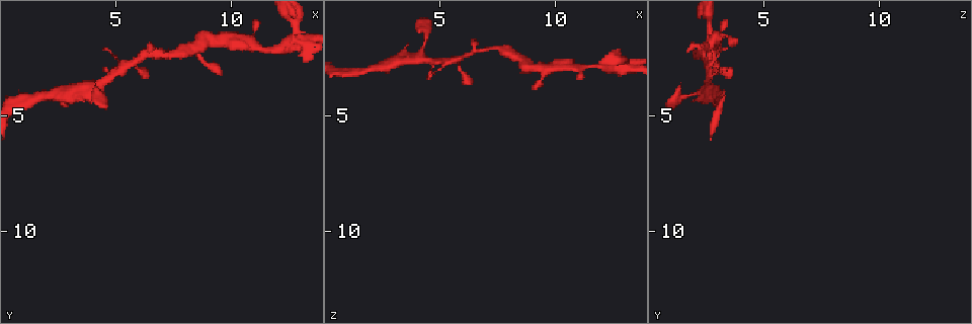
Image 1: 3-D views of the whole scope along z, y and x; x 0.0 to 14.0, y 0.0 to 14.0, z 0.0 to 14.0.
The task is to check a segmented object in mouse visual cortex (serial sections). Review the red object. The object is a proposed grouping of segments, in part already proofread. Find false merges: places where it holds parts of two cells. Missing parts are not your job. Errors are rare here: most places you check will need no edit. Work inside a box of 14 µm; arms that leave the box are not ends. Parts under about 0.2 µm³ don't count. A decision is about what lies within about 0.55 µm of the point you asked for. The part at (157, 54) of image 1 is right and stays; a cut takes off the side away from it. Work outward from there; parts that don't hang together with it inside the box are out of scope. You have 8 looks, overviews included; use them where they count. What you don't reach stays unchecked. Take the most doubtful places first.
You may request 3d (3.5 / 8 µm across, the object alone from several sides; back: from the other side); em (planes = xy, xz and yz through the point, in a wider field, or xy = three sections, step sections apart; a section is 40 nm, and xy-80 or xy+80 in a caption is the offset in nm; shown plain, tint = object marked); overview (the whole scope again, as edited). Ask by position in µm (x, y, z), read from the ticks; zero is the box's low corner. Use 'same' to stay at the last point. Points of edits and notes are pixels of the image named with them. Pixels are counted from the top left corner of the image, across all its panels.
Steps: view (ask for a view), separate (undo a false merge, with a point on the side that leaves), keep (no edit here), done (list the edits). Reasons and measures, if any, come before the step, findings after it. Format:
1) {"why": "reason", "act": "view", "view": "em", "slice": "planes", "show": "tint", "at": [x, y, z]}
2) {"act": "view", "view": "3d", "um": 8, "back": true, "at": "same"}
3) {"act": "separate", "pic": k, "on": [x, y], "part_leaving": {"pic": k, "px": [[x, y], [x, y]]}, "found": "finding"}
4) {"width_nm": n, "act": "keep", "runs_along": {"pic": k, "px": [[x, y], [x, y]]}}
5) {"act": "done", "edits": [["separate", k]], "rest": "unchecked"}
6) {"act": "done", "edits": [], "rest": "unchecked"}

{"why": "a fork", "act": "view", "view": "3d", "um": 3.5, "back": true, "at": [4.2, 3.9, 2.6]}

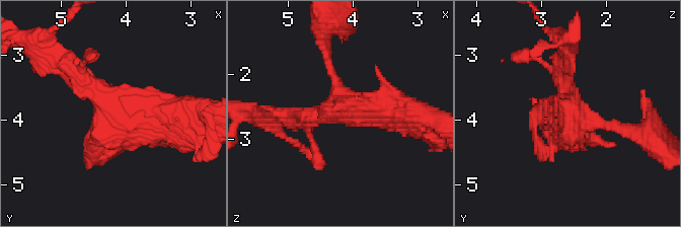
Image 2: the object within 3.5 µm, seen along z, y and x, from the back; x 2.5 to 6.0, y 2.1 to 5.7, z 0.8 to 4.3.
{"why": "shape alone is not enough", "act": "view", "view": "em", "slice": "xy", "step": 2, "show": "plain", "at": [4.15, 3.85, 2.55]}

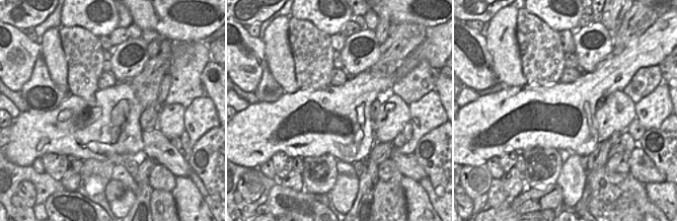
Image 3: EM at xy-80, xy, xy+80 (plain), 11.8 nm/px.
{"why": "where the object lies", "act": "view", "view": "em", "slice": "xy", "step": 2, "show": "tint", "at": "same"}

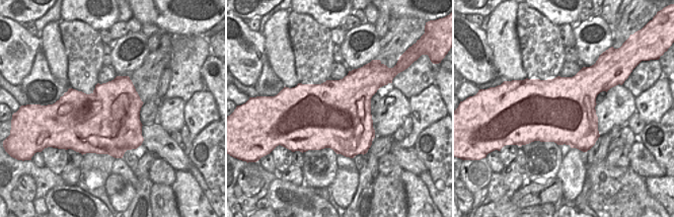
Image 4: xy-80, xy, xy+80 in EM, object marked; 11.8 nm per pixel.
{"act": "keep", "found": "one cell here"}

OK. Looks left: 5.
{"why": "sudden change in width", "act": "view", "view": "3d", "um": 8, "at": [7.8, 2.3, 2.2]}

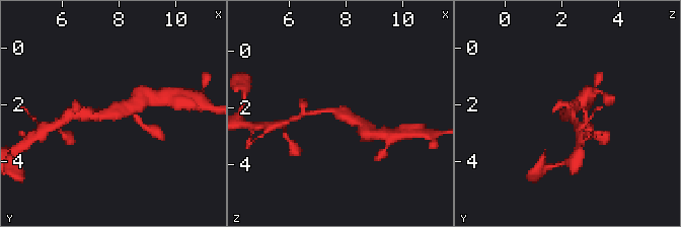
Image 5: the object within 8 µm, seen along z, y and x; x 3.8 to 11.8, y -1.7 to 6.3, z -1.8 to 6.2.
{"act": "view", "view": "3d", "um": 3.5, "back": true, "at": [7.7, 2.3, 2.2]}

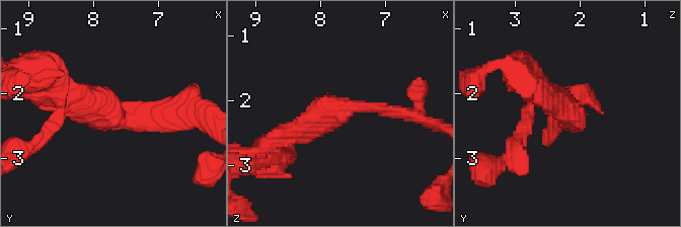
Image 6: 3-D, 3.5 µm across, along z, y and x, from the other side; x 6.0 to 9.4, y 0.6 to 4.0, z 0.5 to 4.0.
{"arm_widths_nm": [200, 350], "why": "shape alone is not enough", "act": "view", "view": "em", "slice": "planes", "show": "tint", "at": [7.80, 2.25, 2.20]}

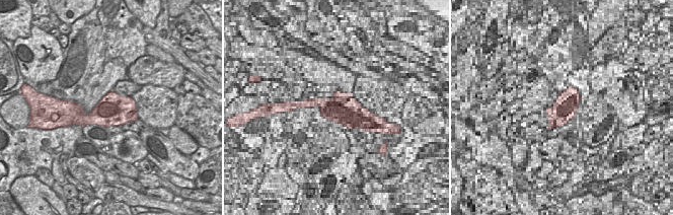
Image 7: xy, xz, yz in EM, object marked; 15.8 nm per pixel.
{"act": "keep", "runs_along": {"pic": 6, "px": [[399, 111], [349, 106], [281, 143]]}, "found": "continuous, no second cell"}

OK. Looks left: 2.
{"why": "sudden change in width", "act": "view", "view": "3d", "um": 8, "at": [10.8, 1.9, 2.8]}

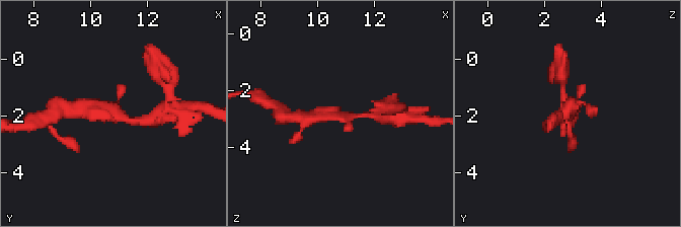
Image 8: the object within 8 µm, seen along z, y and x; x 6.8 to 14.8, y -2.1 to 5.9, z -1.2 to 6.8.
{"why": "now the EM", "act": "view", "view": "em", "slice": "planes", "show": "tint", "at": [10.6, 2.1, 2.9]}

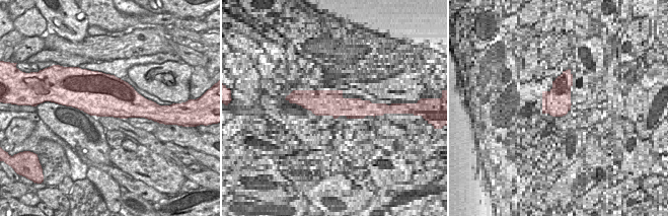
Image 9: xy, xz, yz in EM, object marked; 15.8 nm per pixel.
{"act": "keep", "runs_along": {"pic": 8, "px": [[81, 108], [140, 121]]}, "found": "continuous, no second cell"}

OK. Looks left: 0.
{"act": "done", "edits": [], "rest": "unchecked"}

